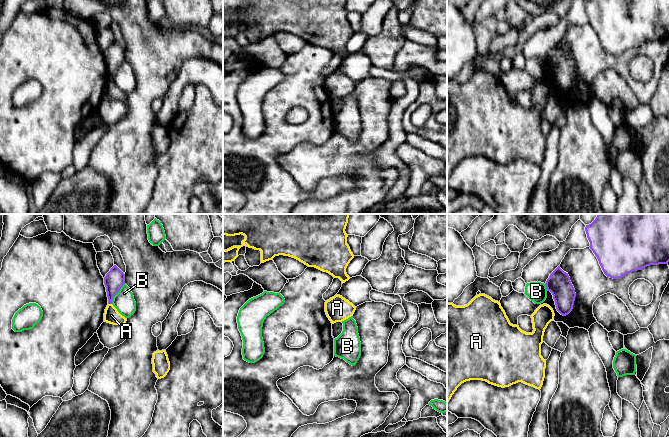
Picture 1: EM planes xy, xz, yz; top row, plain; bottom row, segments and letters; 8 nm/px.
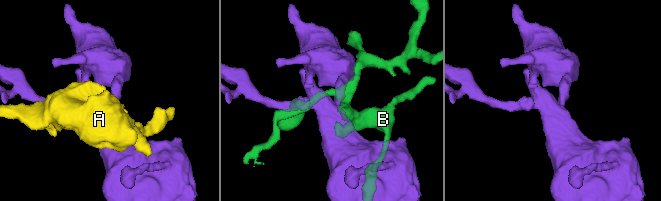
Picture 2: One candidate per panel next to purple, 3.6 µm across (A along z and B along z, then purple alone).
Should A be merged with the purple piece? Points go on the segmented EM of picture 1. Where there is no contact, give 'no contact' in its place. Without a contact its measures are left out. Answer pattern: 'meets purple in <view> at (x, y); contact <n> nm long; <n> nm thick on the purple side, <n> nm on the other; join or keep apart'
meets purple in xy at (110, 303); contact 30 nm long; 160 nm thick on the purple side, 120 nm on the other; keep apart

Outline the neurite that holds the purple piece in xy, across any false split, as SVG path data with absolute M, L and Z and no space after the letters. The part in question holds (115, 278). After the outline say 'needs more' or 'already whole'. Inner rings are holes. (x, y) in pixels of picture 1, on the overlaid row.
M114 265L104 277L108 304L112 304L113 297L119 292L120 288L124 284L125 274L116 265Z; already whole

